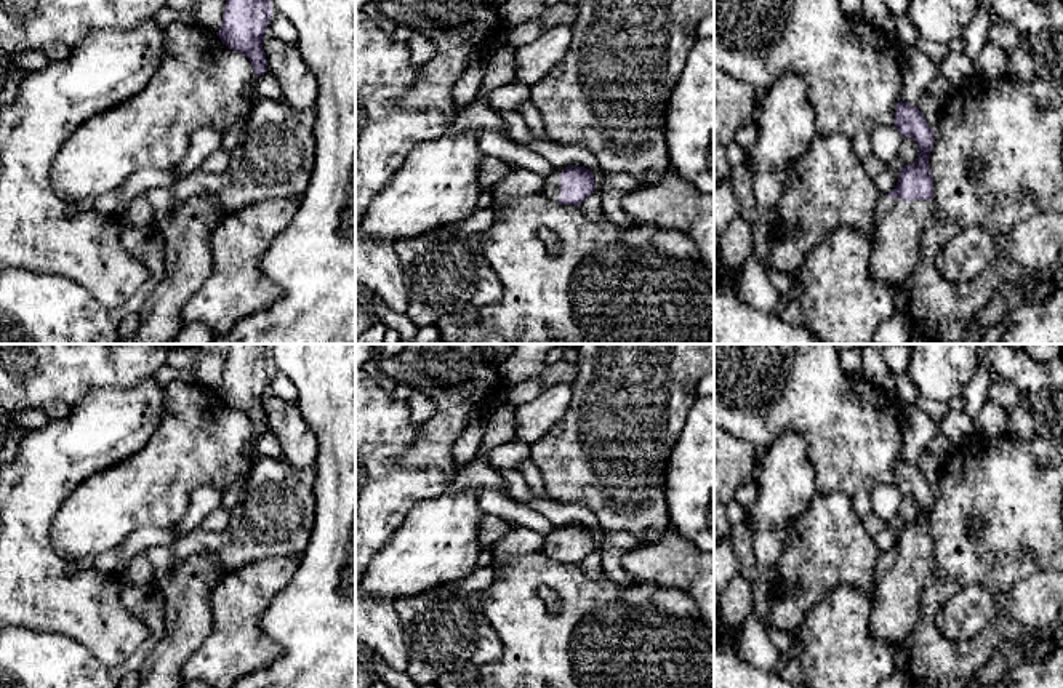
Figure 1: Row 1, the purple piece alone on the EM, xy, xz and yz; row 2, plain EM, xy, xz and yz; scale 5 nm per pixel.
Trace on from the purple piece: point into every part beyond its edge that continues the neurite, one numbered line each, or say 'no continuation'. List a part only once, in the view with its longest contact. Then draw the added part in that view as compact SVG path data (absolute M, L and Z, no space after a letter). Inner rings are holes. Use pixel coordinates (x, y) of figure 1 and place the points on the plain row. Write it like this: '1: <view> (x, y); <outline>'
1: yz (897, 594); M880 554L874 576L871 635L898 648L921 616L921 594L935 571L935 558L903 560Z

